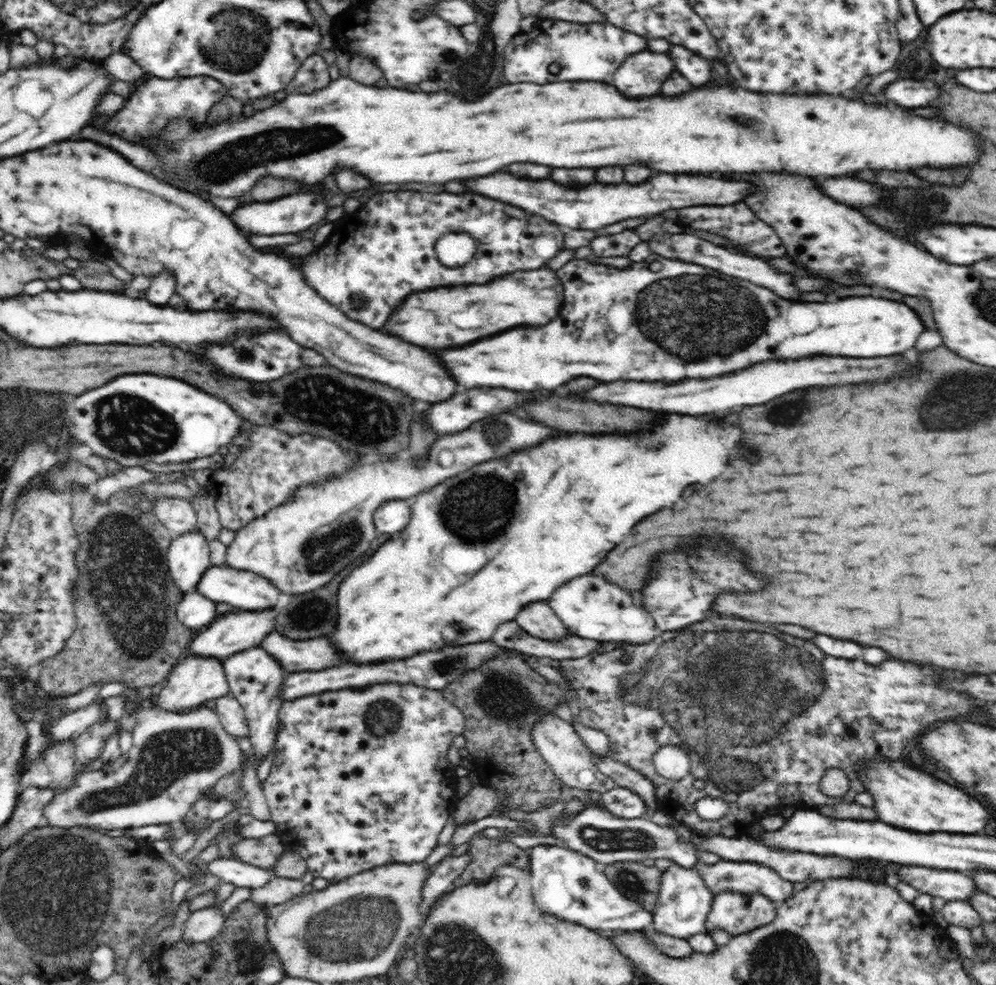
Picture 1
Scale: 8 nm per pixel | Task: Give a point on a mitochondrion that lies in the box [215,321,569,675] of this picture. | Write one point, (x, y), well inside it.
(362, 420)

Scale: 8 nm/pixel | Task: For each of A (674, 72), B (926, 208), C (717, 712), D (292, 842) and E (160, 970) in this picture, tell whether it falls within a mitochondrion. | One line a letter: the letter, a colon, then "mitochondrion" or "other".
A: other
B: mitochondrion
C: mitochondrion
D: other
E: other

